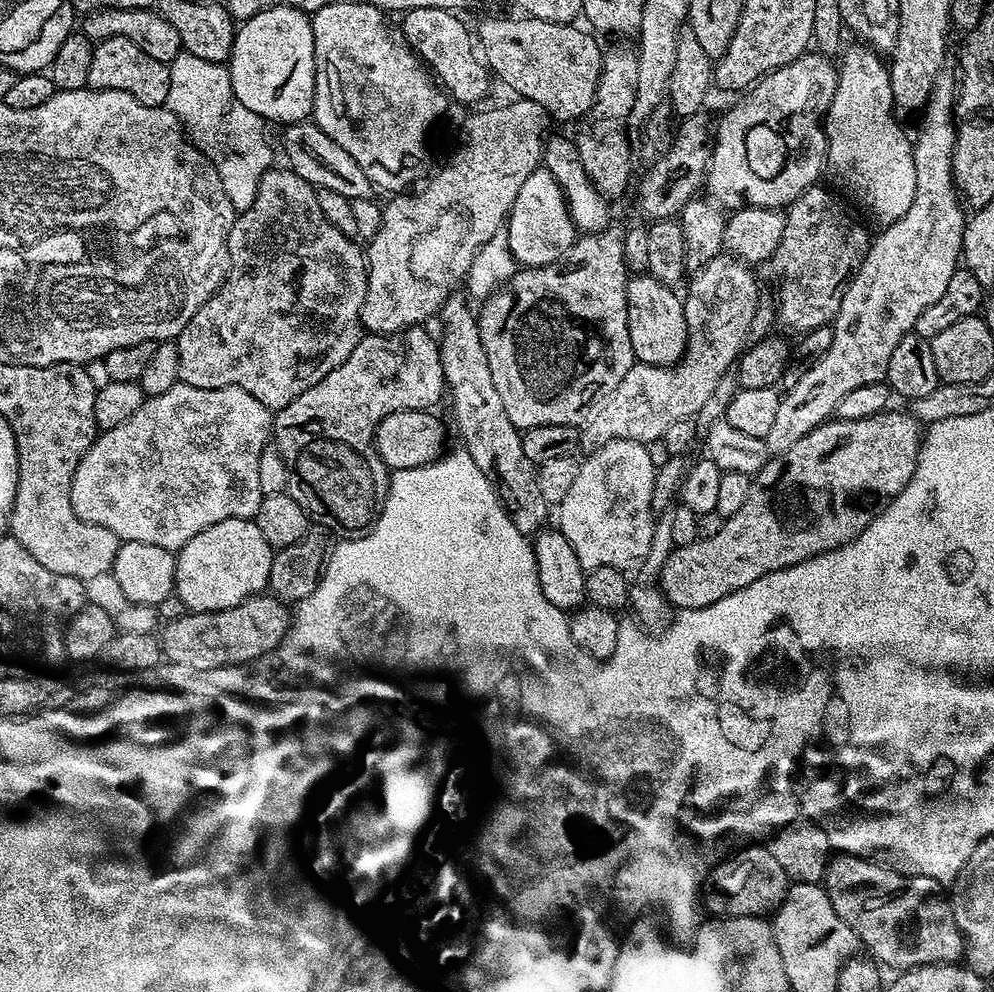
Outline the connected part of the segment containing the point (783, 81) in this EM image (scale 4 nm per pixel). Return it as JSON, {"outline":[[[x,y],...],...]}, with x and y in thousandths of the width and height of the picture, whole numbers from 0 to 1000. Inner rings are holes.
{"outline":[[[814,50],[799,63],[774,73],[767,81],[761,82],[743,98],[744,102],[729,115],[718,129],[716,161],[708,179],[708,190],[725,211],[783,210],[792,211],[812,190],[831,173],[833,140],[827,132],[827,122],[839,99],[843,80],[843,69],[834,57]]]}

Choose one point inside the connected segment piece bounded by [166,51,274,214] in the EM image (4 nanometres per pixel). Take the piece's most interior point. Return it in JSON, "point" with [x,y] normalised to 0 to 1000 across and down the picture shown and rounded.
{"point":[202,96]}

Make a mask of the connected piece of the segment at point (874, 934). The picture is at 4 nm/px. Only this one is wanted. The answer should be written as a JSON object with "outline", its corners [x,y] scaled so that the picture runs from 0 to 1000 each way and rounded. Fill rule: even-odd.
{"outline":[[[841,861],[833,868],[827,894],[835,905],[837,919],[859,938],[862,949],[873,955],[872,963],[890,977],[912,978],[927,976],[930,972],[960,972],[969,965],[970,944],[962,932],[955,904],[946,900],[949,899],[948,893],[940,885],[911,883],[892,870],[872,863]]]}

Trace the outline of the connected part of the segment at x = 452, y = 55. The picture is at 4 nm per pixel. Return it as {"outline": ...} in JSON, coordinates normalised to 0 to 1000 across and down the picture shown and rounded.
{"outline":[[[436,8],[412,10],[405,13],[404,31],[406,41],[430,66],[436,78],[445,86],[446,92],[454,100],[456,97],[463,105],[479,107],[484,104],[482,101],[491,93],[493,74],[477,47],[476,33],[475,36],[471,33],[470,26],[462,20],[463,18],[460,13],[449,10],[437,10]]]}

